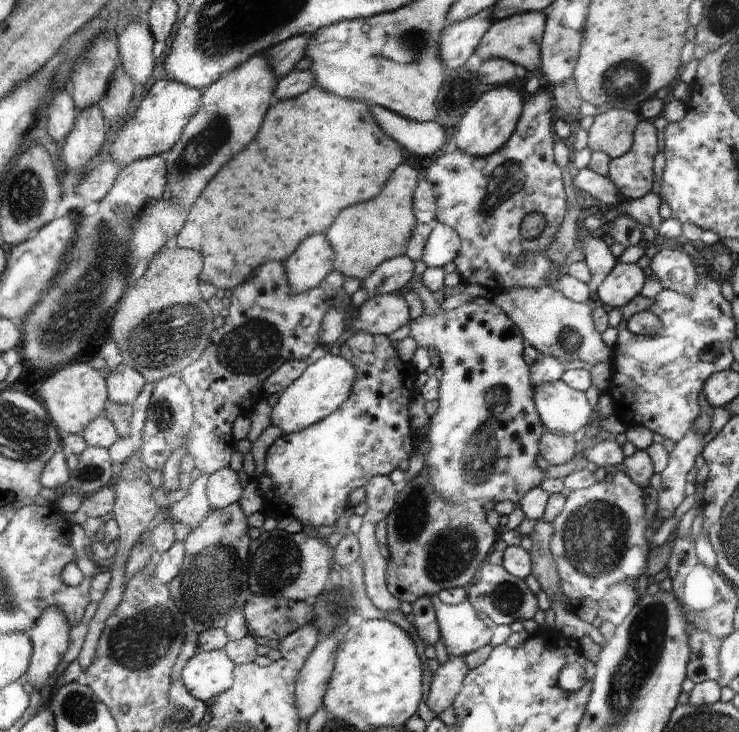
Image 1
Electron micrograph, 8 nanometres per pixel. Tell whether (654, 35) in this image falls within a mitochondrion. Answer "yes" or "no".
no

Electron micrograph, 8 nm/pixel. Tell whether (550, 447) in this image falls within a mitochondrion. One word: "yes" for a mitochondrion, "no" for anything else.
no

